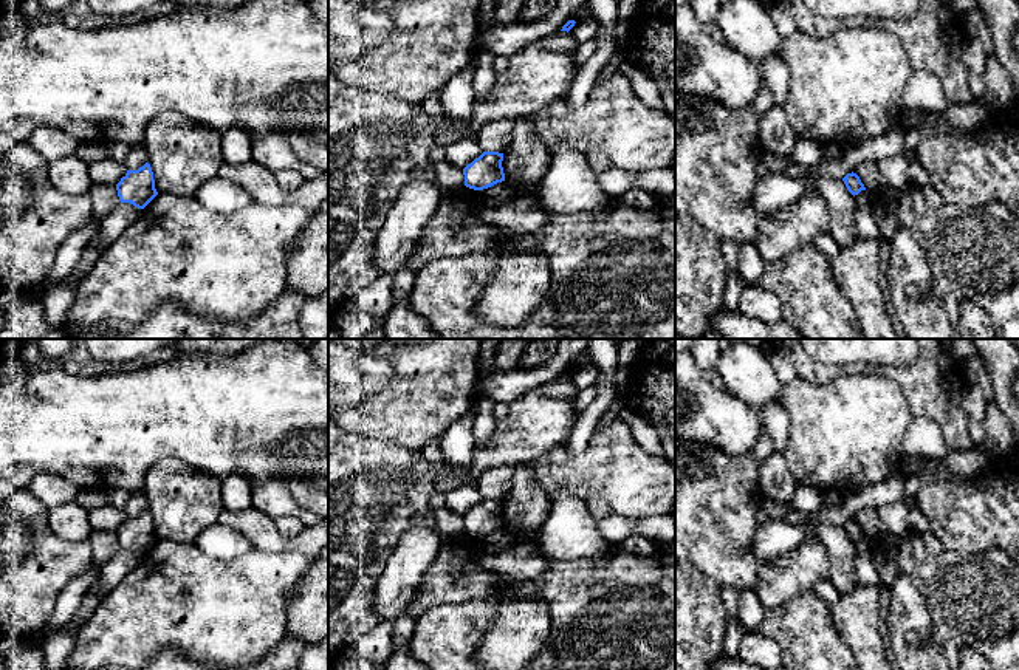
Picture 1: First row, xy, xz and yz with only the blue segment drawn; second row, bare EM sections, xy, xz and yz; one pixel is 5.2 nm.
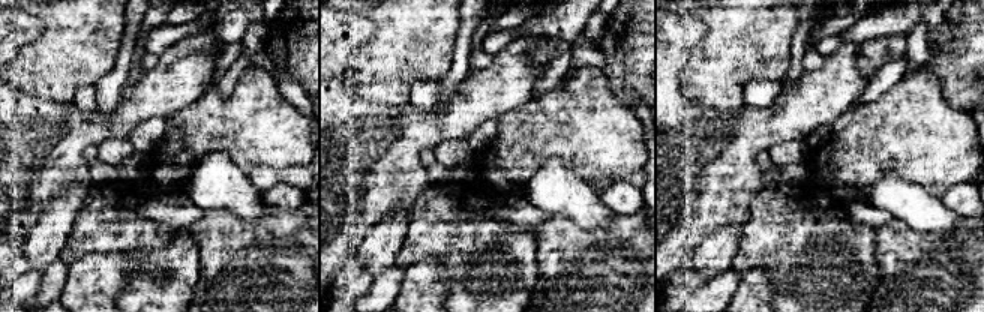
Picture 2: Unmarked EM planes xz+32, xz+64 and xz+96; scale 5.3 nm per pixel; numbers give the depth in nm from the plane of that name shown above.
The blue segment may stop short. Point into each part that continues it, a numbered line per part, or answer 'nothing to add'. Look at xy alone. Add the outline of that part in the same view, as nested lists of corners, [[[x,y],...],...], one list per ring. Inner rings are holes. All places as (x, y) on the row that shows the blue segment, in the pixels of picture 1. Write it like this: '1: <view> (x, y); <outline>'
nothing to add

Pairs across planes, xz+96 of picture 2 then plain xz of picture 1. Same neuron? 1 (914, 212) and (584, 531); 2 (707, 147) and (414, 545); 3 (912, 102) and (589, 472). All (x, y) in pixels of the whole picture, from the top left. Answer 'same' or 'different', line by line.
1: same
2: different
3: same

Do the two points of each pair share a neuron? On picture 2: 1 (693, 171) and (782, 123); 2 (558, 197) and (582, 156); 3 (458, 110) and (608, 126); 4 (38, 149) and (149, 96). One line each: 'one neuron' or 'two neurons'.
1: one neuron
2: two neurons
3: two neurons
4: one neuron

